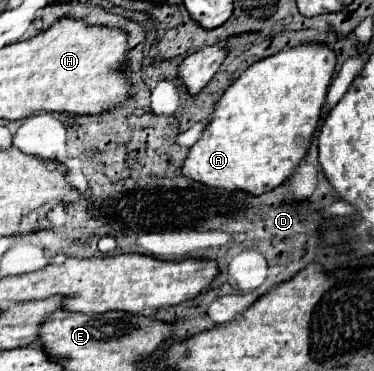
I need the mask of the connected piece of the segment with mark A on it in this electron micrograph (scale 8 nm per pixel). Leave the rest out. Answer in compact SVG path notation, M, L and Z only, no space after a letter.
M304 43L286 47L276 55L252 63L216 103L214 117L208 123L204 135L190 149L182 173L208 187L222 187L228 191L242 189L252 195L262 195L264 191L282 185L286 179L290 179L298 163L308 155L312 133L322 115L334 69L336 53L326 43Z

